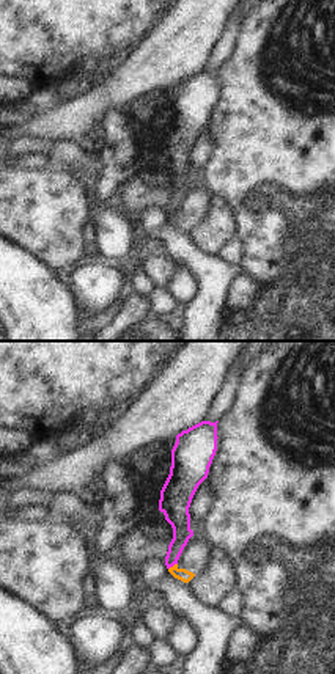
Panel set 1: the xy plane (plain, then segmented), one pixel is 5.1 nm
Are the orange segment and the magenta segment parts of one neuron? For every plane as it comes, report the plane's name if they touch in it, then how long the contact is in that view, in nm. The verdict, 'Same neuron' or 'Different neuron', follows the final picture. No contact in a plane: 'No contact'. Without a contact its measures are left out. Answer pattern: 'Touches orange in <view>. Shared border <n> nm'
Touches orange in xy. Shared border 60 nm.

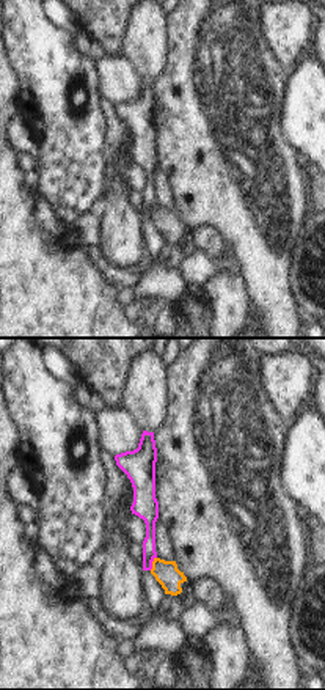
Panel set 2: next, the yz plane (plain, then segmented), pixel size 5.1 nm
Touches orange in yz. Shared border 80 nm.

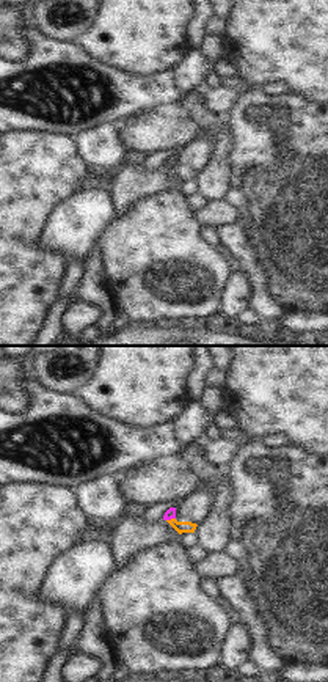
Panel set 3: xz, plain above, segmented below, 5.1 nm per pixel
Touches orange in xz. Shared border 50 nm.

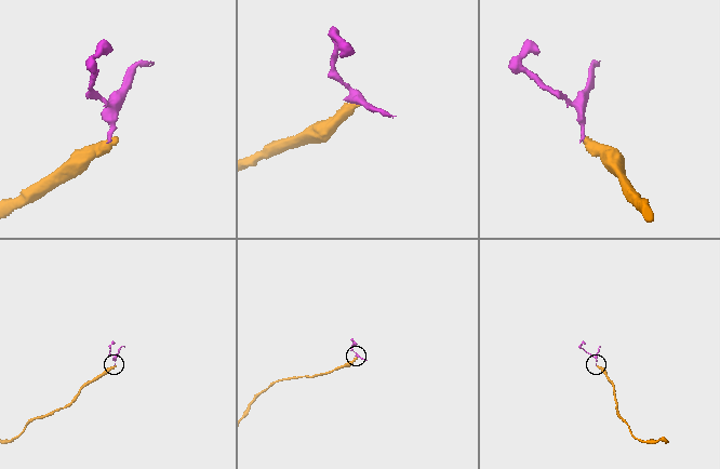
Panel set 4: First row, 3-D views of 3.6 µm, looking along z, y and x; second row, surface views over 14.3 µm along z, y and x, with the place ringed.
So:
Different neuron.

